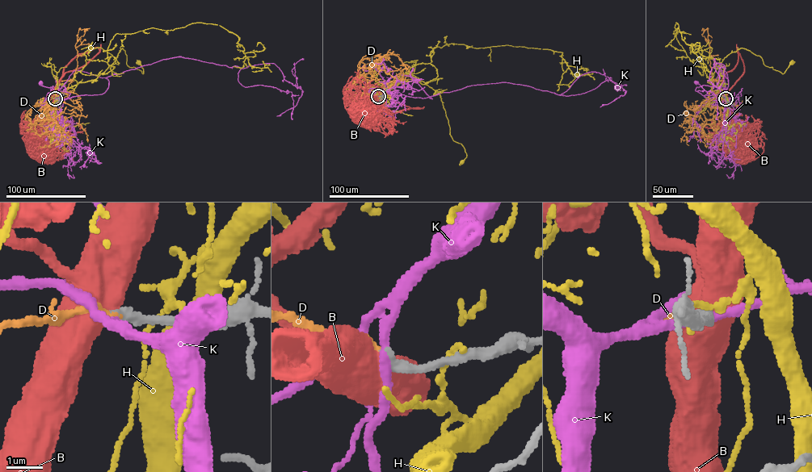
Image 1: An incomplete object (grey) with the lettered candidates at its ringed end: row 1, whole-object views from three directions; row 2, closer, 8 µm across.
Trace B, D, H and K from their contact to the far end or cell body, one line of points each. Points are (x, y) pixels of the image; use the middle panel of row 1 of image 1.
B: (378, 96), (363, 113), (380, 125), (386, 135)
D: (378, 96), (354, 98), (350, 84), (364, 59), (397, 56), (403, 79), (392, 84), (413, 73)
H: (380, 96), (402, 81), (418, 81), (431, 88), (440, 96), (452, 139), (461, 144), (466, 153), (462, 162)
K: (378, 96), (393, 71), (389, 68), (377, 68), (376, 65), (363, 70), (364, 67)

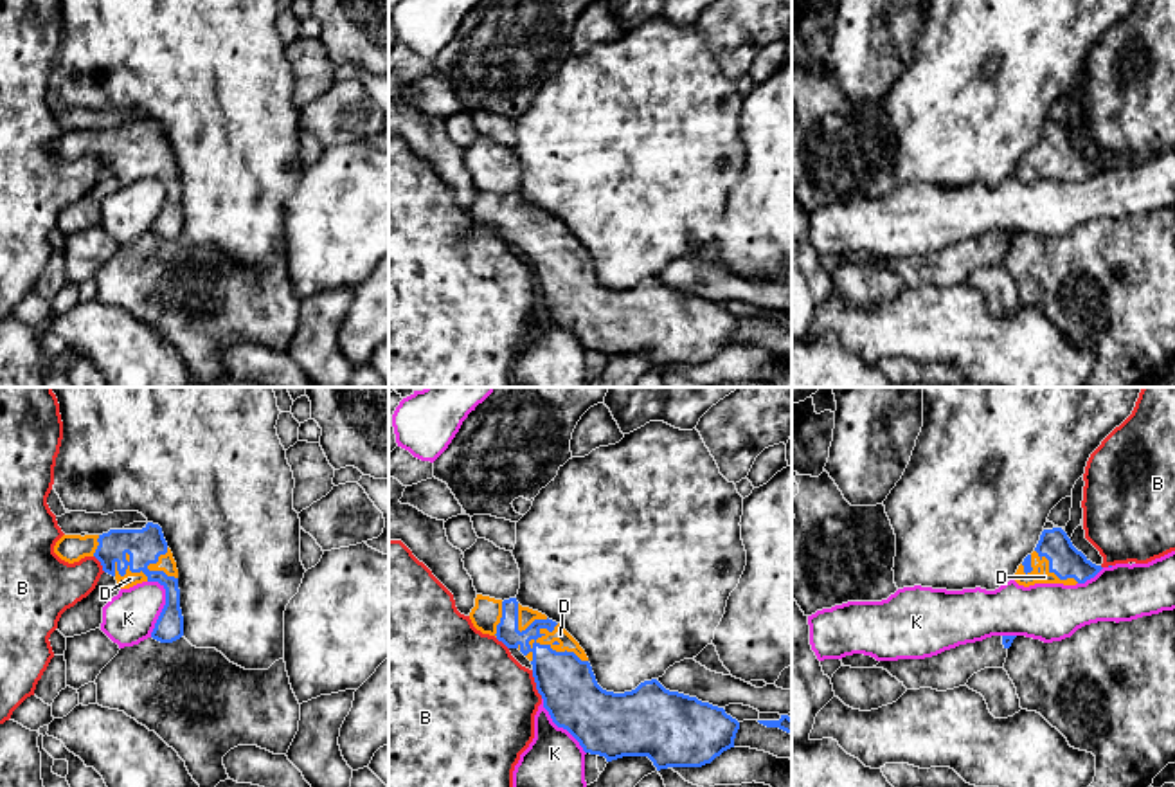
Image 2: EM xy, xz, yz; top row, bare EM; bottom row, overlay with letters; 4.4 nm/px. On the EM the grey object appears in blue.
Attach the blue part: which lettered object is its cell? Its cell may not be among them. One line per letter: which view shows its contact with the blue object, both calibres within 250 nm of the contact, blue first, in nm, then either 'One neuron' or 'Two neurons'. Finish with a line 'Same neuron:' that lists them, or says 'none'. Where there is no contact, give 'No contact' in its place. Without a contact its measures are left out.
B: Touches blue in xz. Thickness 260 nm (blue) against 460 nm. Two neurons
D: Touches blue in xz. Thickness 260 nm (blue) against 70 nm. One neuron
H: No contact. Two neurons
K: Touches blue in xy. Thickness 130 nm (blue) against 240 nm. Two neurons
Same neuron: D

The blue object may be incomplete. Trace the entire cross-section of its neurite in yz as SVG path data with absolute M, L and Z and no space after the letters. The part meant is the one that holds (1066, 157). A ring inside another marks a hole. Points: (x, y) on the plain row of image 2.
M1062 124L1044 126L1031 151L1015 169L1018 182L1063 180L1076 182L1094 175L1103 164L1078 148Z

